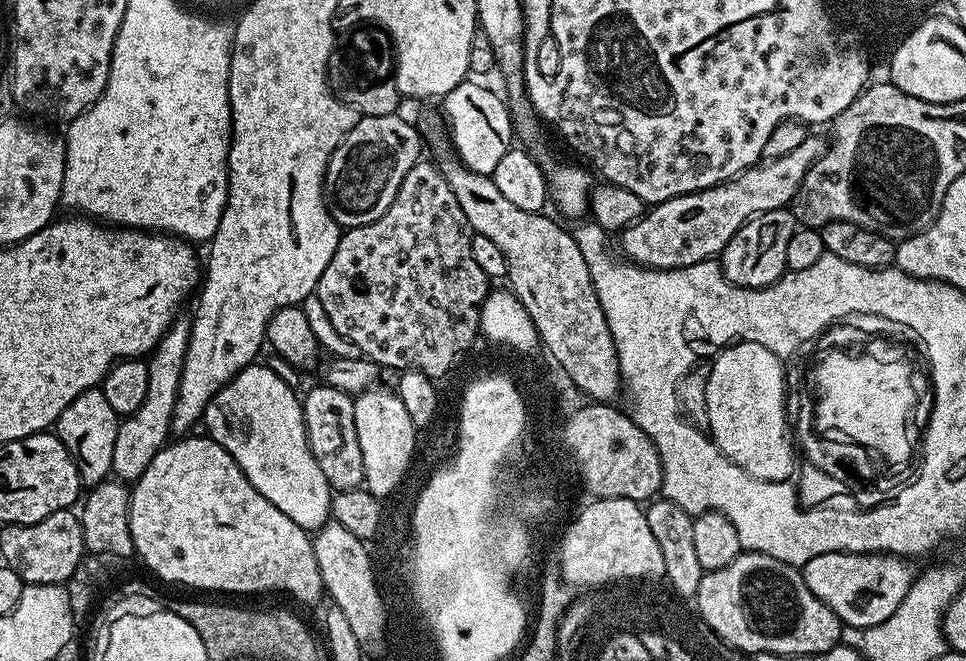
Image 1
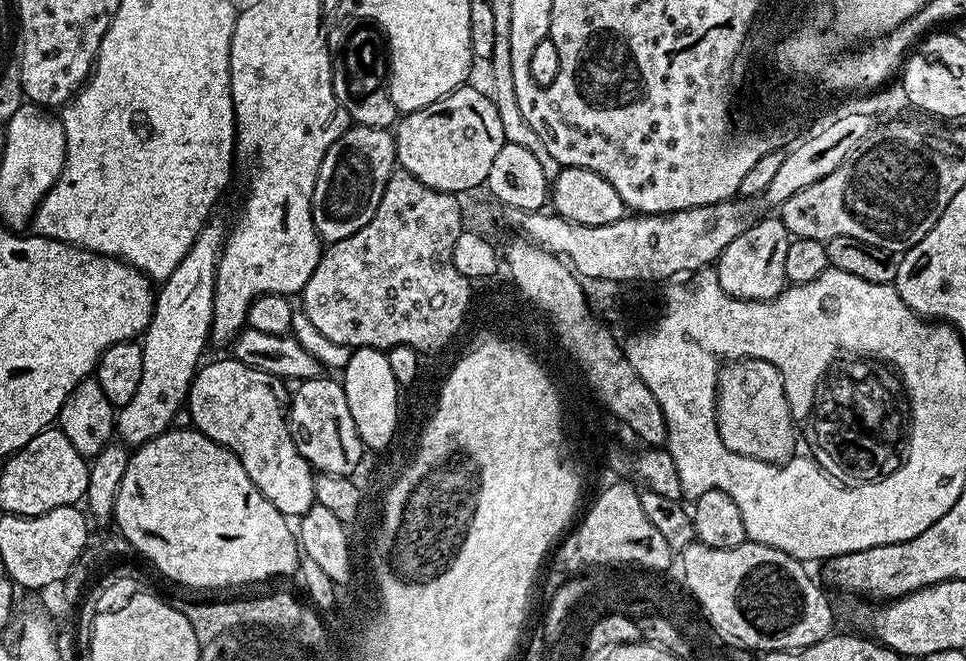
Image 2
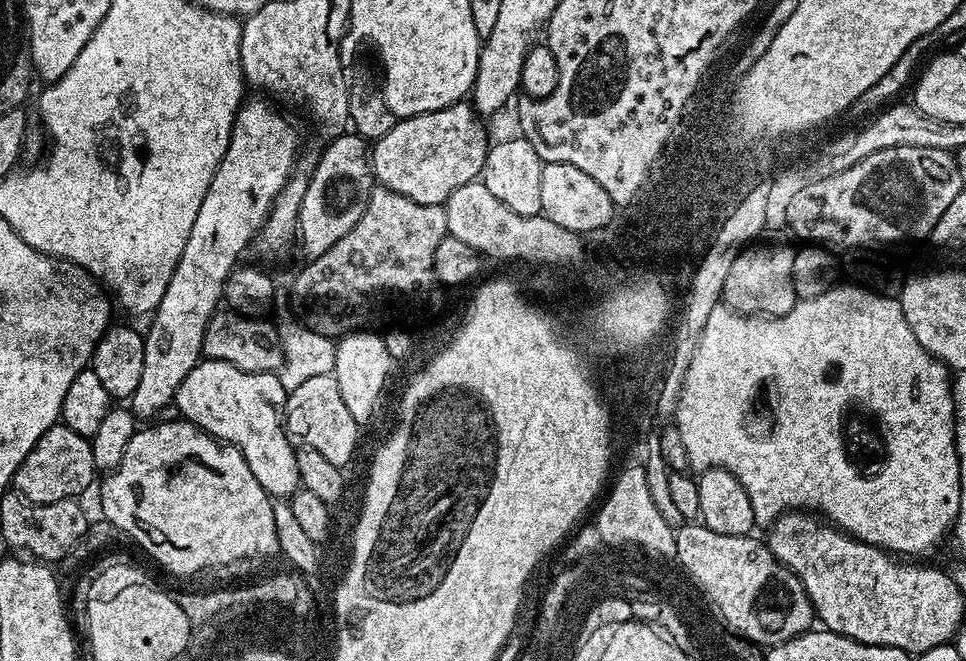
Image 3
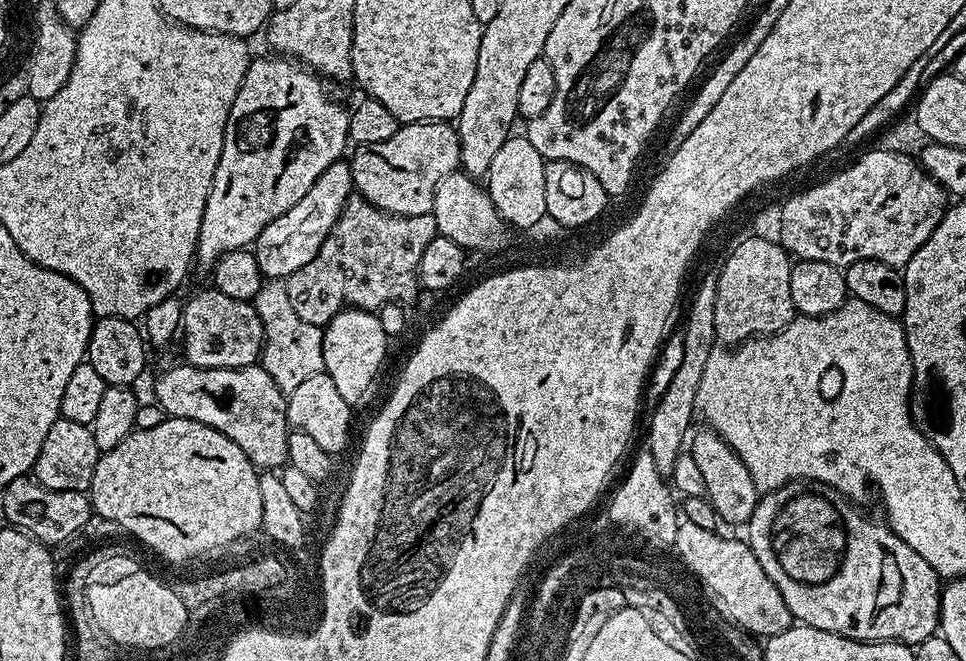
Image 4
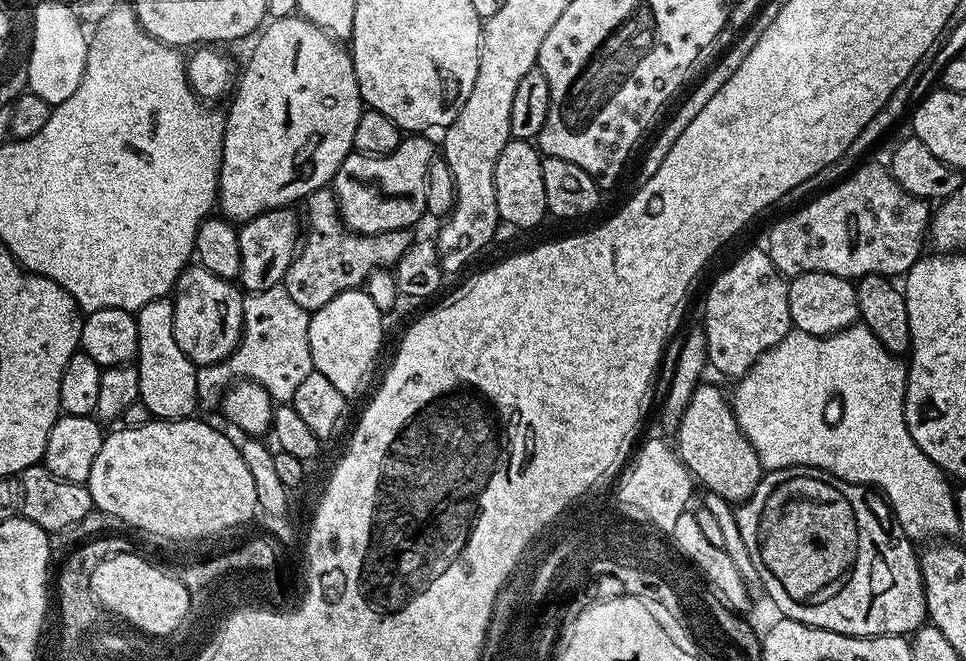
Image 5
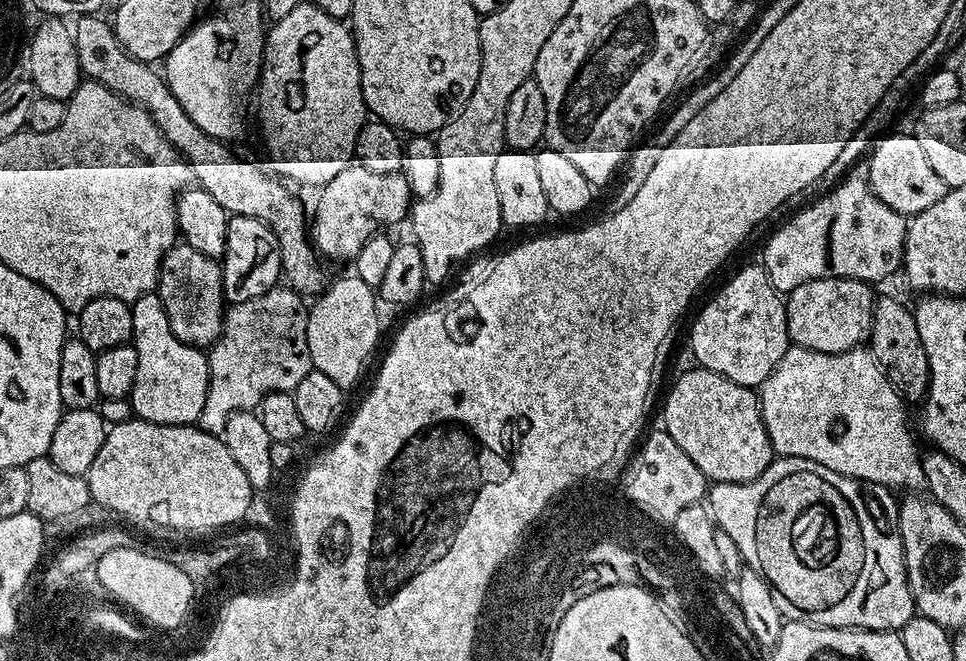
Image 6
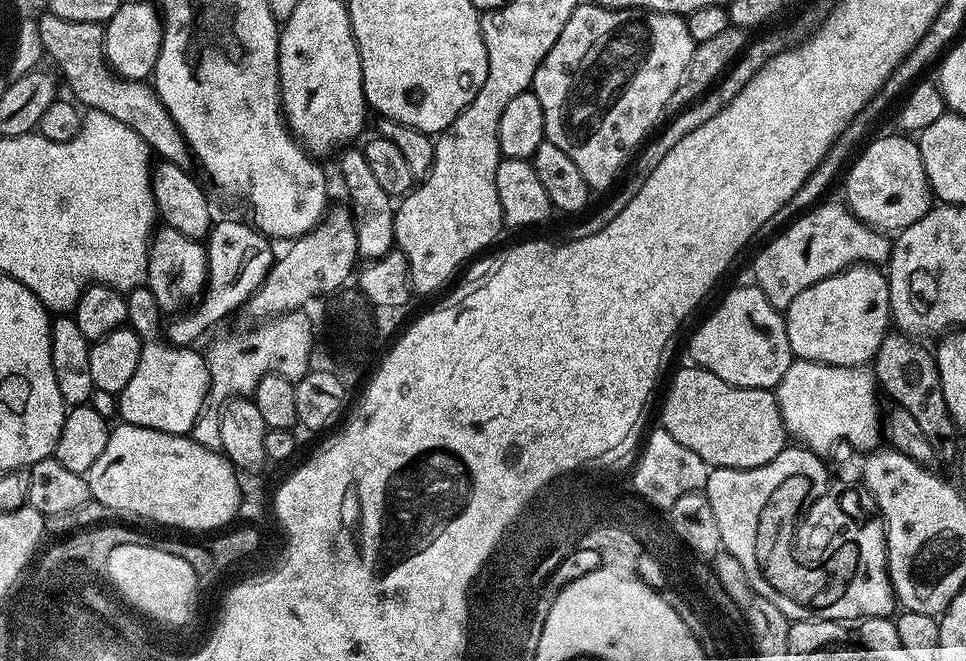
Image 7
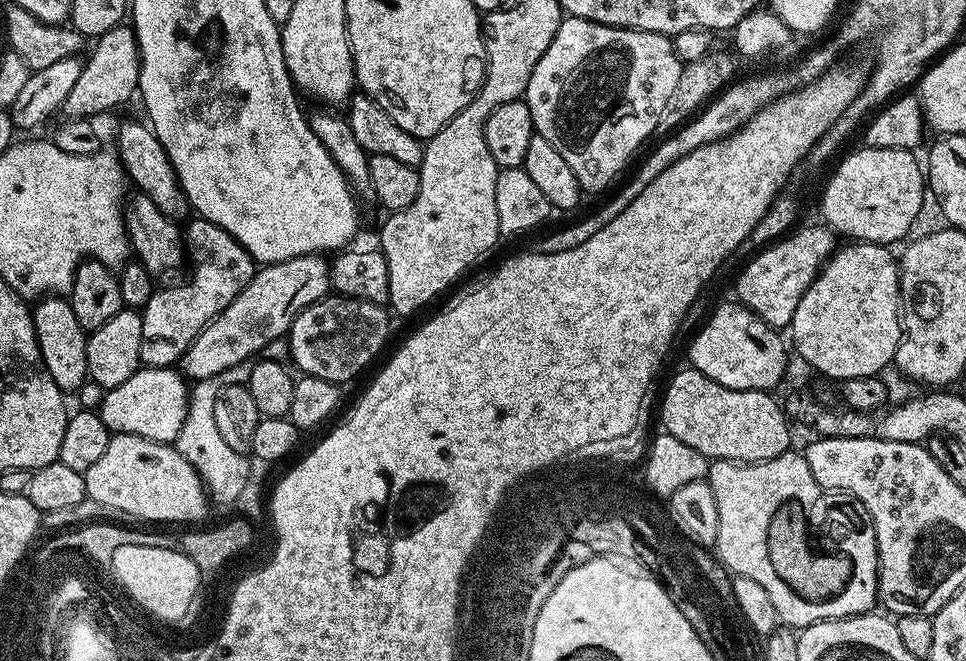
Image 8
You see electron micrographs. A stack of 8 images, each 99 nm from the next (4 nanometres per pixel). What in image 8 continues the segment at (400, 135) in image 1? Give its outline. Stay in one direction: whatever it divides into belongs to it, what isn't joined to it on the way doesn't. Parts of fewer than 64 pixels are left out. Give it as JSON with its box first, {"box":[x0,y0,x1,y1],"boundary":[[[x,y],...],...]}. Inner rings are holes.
{"box":[140,218,258,368],"boundary":[[[192,218],[186,226],[186,256],[192,259],[192,277],[185,284],[157,287],[152,297],[142,306],[142,346],[140,363],[145,368],[170,368],[181,363],[188,348],[200,331],[252,280],[258,265],[222,226],[209,220]],[[192,220],[192,221],[191,221]]]}

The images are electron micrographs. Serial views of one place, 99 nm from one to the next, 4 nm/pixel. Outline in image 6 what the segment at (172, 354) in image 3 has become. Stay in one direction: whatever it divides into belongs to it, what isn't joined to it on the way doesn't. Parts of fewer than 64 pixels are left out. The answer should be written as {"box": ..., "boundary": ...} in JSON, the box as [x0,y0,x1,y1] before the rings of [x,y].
{"box":[258,2,366,186],"boundary":[[[301,2],[298,6],[294,6],[294,10],[290,14],[286,14],[286,18],[275,21],[266,32],[264,61],[260,67],[258,100],[259,96],[260,128],[264,131],[264,140],[274,155],[284,156],[277,162],[277,170],[275,169],[281,177],[289,176],[290,179],[297,180],[300,184],[322,186],[326,182],[330,182],[330,178],[334,178],[334,174],[342,174],[342,170],[353,163],[356,154],[356,139],[366,122],[366,109],[362,98],[362,86],[360,85],[360,67],[356,57],[356,37],[351,27],[343,19],[326,14],[326,10],[322,10],[314,2]]]}

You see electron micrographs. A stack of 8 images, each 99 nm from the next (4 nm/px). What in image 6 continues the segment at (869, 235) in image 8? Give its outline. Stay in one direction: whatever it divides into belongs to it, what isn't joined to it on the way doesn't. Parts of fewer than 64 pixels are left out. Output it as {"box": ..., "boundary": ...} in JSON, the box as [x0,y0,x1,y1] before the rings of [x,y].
{"box":[866,135,946,218],"boundary":[[[881,135],[875,141],[874,147],[867,157],[869,160],[866,179],[869,186],[872,187],[872,193],[882,202],[886,202],[886,206],[890,206],[890,210],[894,210],[906,218],[911,218],[918,215],[920,211],[926,210],[928,206],[933,206],[934,202],[938,202],[944,196],[946,186],[942,182],[942,178],[938,178],[938,174],[934,174],[916,135],[890,135]]]}

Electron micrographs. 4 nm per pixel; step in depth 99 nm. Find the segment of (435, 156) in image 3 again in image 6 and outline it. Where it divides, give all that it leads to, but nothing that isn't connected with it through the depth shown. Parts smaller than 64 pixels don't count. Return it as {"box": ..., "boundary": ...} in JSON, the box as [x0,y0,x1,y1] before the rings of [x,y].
{"box":[310,162,414,261],"boundary":[[[359,162],[349,164],[342,174],[334,174],[319,192],[316,216],[314,212],[310,220],[310,239],[317,253],[329,261],[355,261],[372,236],[387,229],[387,224],[396,224],[403,216],[405,219],[414,203],[412,188],[403,174],[374,174]]]}

